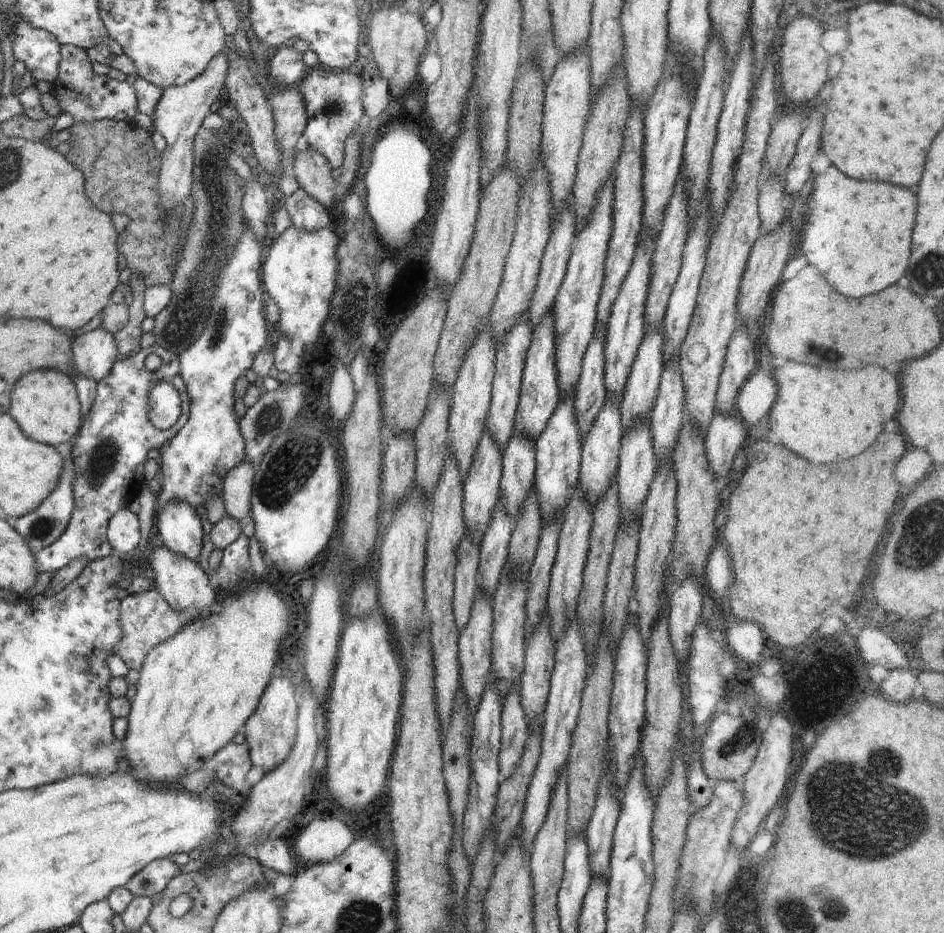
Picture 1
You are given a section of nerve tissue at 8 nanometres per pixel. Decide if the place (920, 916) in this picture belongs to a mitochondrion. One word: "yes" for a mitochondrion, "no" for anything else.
no

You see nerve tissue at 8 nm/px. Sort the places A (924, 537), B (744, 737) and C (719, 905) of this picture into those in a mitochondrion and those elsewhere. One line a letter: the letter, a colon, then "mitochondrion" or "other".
A: mitochondrion
B: mitochondrion
C: other

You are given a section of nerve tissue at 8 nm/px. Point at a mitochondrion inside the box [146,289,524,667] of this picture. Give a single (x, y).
(288, 466)

